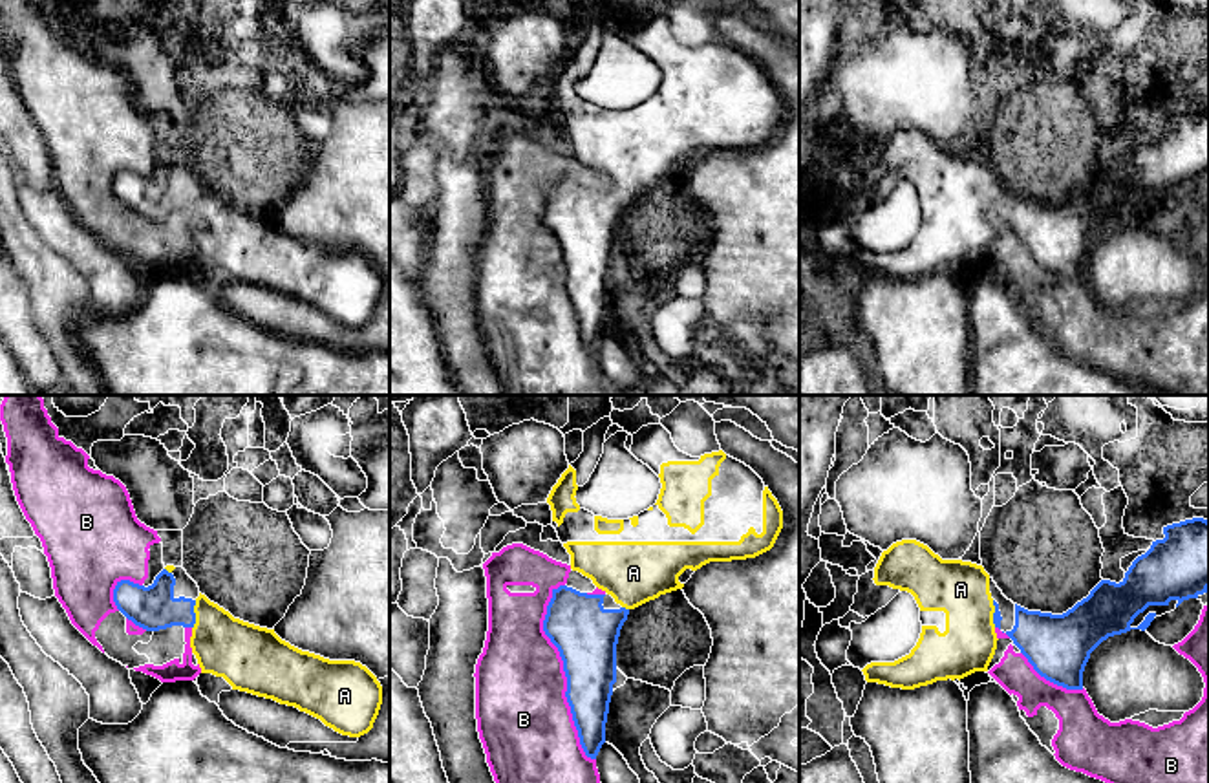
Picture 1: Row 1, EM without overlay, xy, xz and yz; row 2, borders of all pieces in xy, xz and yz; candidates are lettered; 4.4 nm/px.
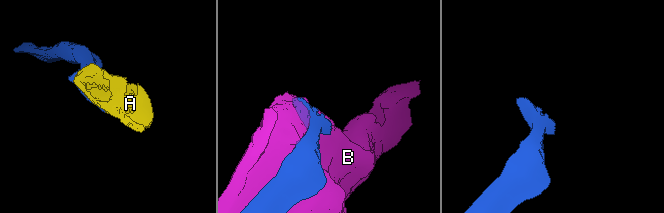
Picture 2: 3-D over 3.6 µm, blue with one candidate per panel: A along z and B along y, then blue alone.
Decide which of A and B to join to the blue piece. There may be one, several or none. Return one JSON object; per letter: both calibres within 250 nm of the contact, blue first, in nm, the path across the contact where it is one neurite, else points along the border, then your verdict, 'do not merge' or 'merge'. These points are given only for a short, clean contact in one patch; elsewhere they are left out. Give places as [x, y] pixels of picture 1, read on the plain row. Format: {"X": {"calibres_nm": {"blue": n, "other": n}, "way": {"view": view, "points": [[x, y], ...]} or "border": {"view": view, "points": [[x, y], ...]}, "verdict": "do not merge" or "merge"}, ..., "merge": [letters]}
{"A": {"calibres_nm": {"blue": 200, "other": 260}, "verdict": "merge"}, "B": {"calibres_nm": {"blue": 280, "other": 400}, "verdict": "do not merge"}, "merge": ["A"]}

